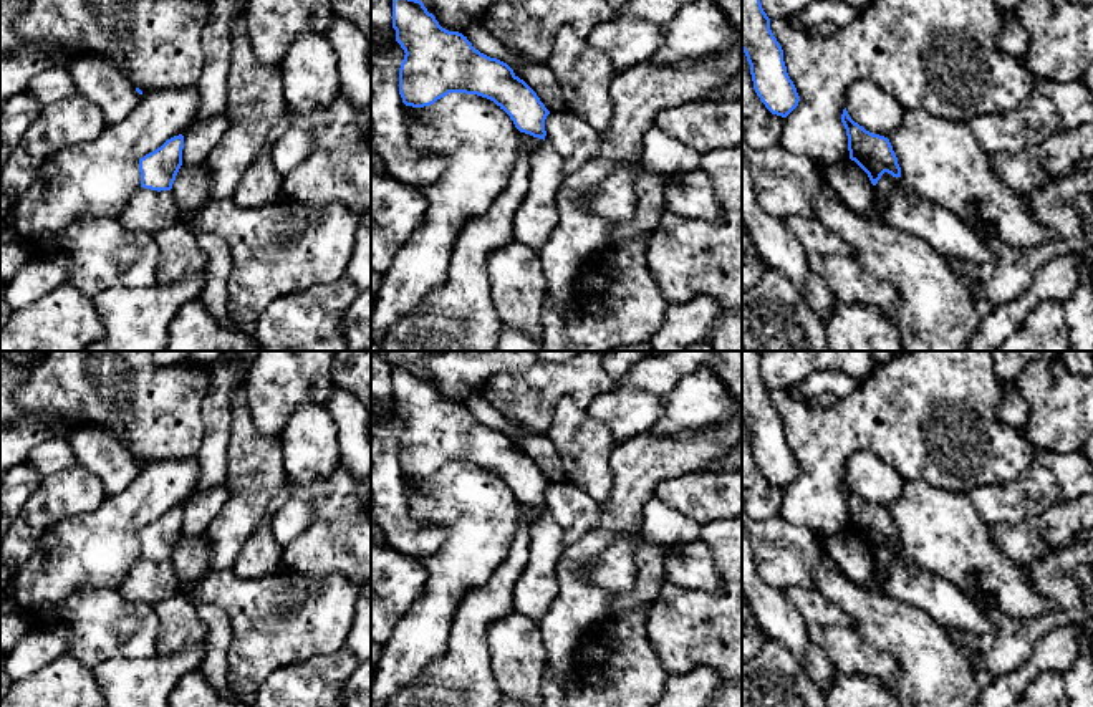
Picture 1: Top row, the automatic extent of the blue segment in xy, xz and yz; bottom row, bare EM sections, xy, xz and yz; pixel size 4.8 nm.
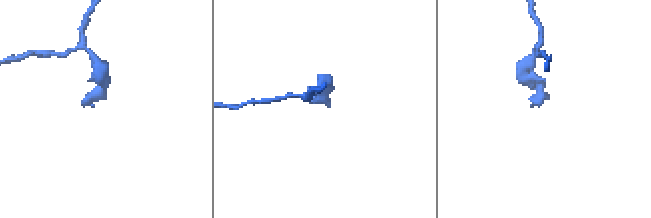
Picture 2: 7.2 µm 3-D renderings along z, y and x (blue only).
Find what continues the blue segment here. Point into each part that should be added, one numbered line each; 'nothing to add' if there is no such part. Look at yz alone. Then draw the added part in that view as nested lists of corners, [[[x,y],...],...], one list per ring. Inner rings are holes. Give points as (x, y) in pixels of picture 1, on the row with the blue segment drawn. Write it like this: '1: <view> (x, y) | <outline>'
nothing to add

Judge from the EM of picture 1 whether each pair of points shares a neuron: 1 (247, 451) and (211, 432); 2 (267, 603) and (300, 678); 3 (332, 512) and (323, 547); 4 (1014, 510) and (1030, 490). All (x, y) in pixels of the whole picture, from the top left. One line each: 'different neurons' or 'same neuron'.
1: different neurons
2: different neurons
3: same neuron
4: same neuron

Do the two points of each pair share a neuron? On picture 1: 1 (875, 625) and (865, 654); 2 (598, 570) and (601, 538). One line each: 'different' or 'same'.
1: different
2: different

